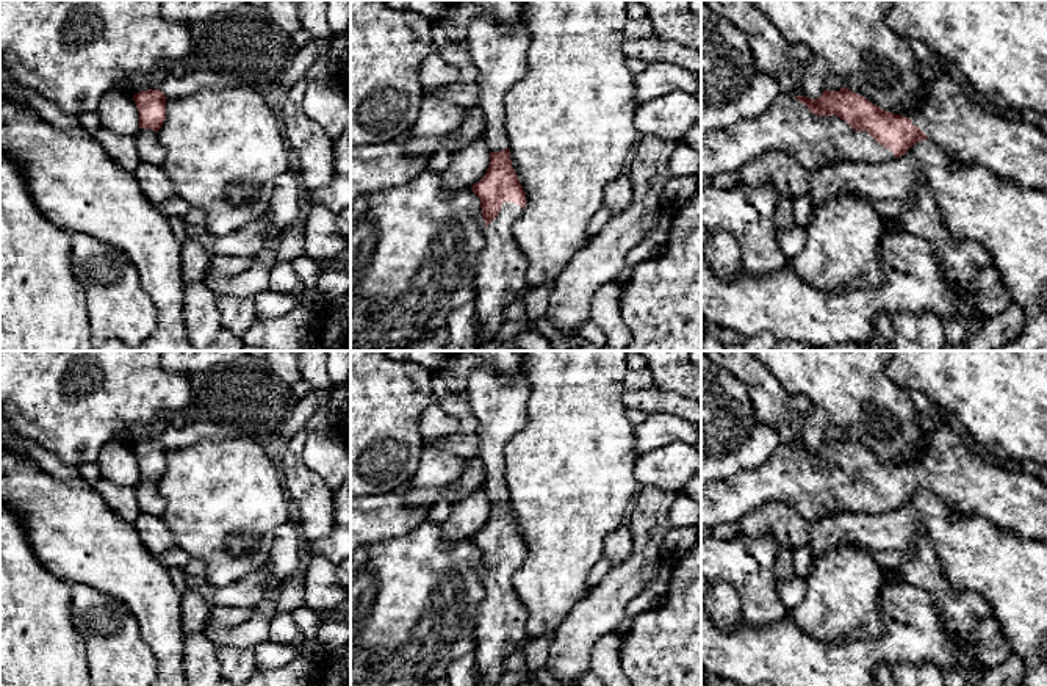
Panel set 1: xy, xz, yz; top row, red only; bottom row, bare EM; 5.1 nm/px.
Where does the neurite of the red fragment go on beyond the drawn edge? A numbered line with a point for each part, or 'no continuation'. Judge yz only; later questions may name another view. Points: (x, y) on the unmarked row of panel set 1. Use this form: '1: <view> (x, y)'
1: yz (814, 492)

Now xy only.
1: xy (149, 497)

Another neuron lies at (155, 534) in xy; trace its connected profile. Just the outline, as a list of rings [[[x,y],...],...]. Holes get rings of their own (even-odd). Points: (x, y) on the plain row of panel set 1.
[[[141,512],[133,522],[133,526],[136,528],[144,547],[158,559],[177,547],[171,528],[161,517]]]

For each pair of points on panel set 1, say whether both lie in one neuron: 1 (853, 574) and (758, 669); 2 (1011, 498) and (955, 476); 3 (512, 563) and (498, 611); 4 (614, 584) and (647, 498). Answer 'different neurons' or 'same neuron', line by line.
1: different neurons
2: same neuron
3: same neuron
4: same neuron

